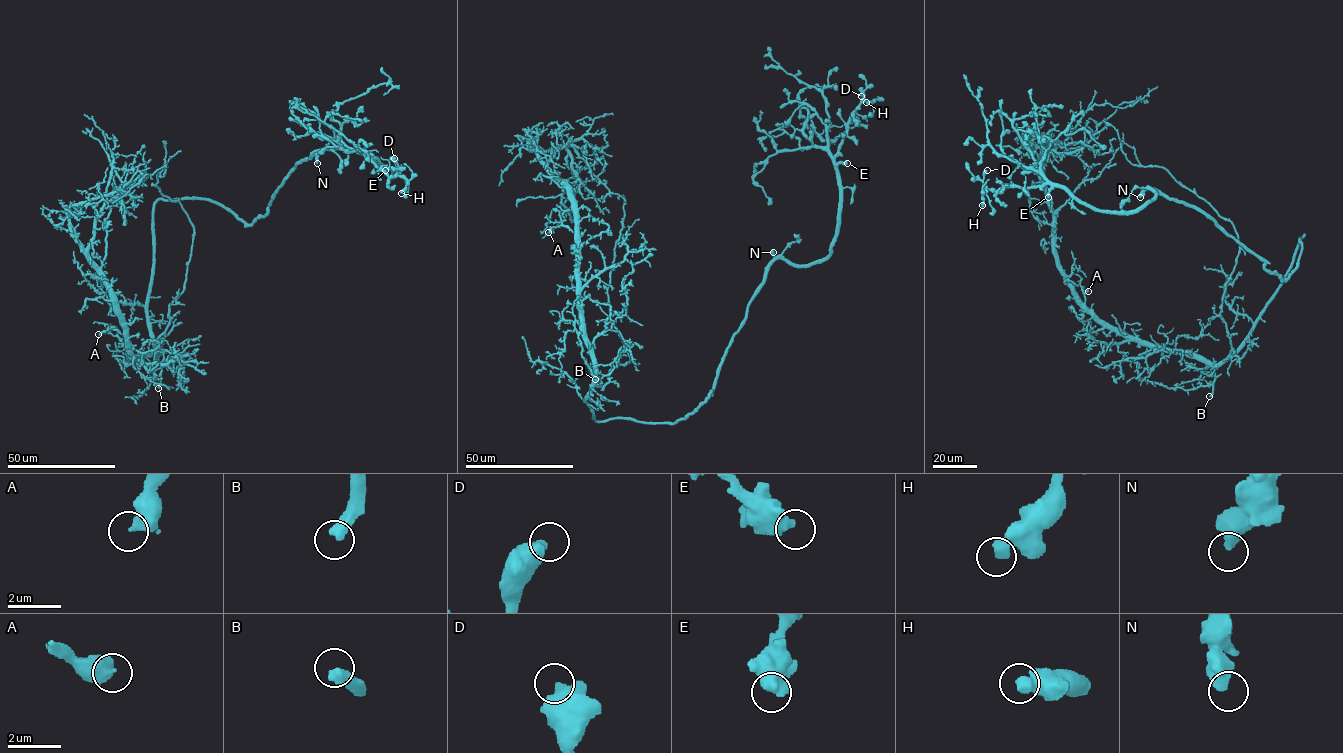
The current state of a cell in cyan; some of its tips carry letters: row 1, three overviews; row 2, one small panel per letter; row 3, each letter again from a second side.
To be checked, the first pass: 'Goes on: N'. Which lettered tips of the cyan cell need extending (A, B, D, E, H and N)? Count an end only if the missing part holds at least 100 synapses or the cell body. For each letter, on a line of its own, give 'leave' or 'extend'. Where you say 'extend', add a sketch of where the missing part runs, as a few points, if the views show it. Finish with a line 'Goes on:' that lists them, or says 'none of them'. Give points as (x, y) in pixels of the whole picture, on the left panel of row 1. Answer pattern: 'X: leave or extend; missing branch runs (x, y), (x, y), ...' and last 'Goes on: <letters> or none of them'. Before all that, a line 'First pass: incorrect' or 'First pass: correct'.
First pass: incorrect
A: leave
B: extend; missing branch runs (158, 388), (152, 397), (117, 396), (105, 388), (49, 330), (10, 309), (15, 307)
D: leave
E: leave
H: leave
N: leave
Goes on: B

